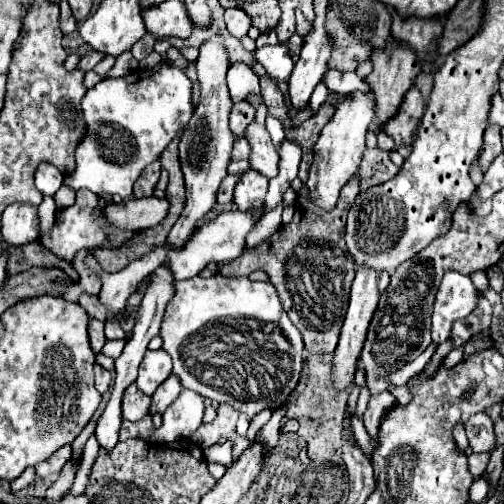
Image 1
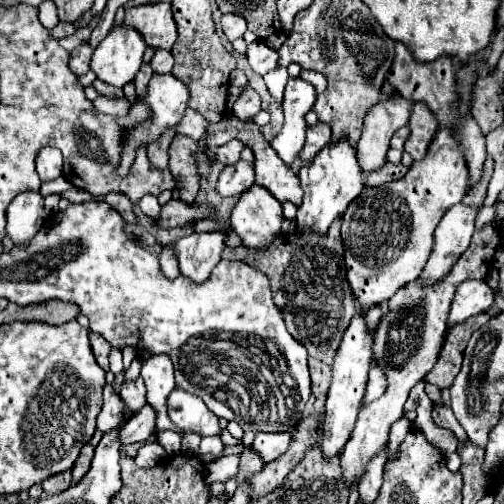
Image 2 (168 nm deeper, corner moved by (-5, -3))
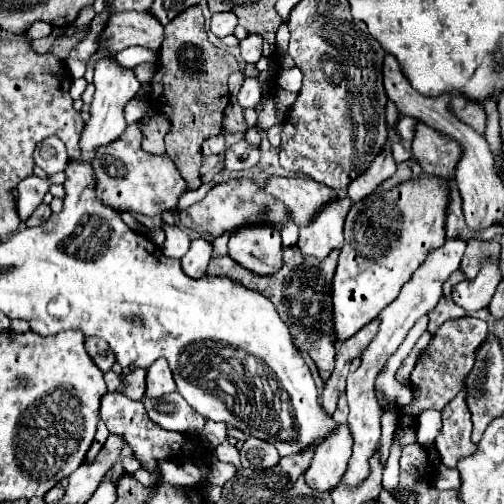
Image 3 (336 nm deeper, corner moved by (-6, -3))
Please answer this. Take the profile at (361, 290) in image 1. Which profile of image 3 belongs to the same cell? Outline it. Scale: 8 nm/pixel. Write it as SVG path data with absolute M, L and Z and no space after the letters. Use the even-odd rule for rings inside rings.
M347 423L337 425L337 429L333 429L317 447L315 447L315 455L313 461L309 465L309 469L305 471L305 481L319 491L329 491L333 489L345 469L347 469L347 461L351 457L351 447L353 447L353 439L351 439L351 429Z

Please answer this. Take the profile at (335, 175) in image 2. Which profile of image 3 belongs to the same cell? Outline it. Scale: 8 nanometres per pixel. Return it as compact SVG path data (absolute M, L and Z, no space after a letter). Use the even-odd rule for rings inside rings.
M349 195L335 197L325 203L305 227L299 229L297 247L303 251L303 255L323 259L329 251L343 247L343 221L349 207Z

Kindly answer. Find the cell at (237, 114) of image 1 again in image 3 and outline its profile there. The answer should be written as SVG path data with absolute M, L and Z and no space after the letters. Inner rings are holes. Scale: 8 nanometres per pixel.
M247 77L245 79L245 83L243 83L243 87L241 87L239 95L237 95L237 101L239 101L239 105L243 109L247 109L247 107L255 109L259 105L259 101L261 101L261 87L259 87L255 77Z

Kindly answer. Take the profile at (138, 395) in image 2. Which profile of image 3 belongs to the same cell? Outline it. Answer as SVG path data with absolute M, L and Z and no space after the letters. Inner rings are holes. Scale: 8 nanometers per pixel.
M133 369L123 379L123 395L133 401L141 401L145 395L145 369Z

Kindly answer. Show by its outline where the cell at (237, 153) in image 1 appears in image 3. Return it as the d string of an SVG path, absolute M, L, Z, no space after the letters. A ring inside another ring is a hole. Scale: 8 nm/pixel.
M223 135L209 137L203 143L203 155L221 155L225 149L227 149L227 143L225 143L225 137Z

